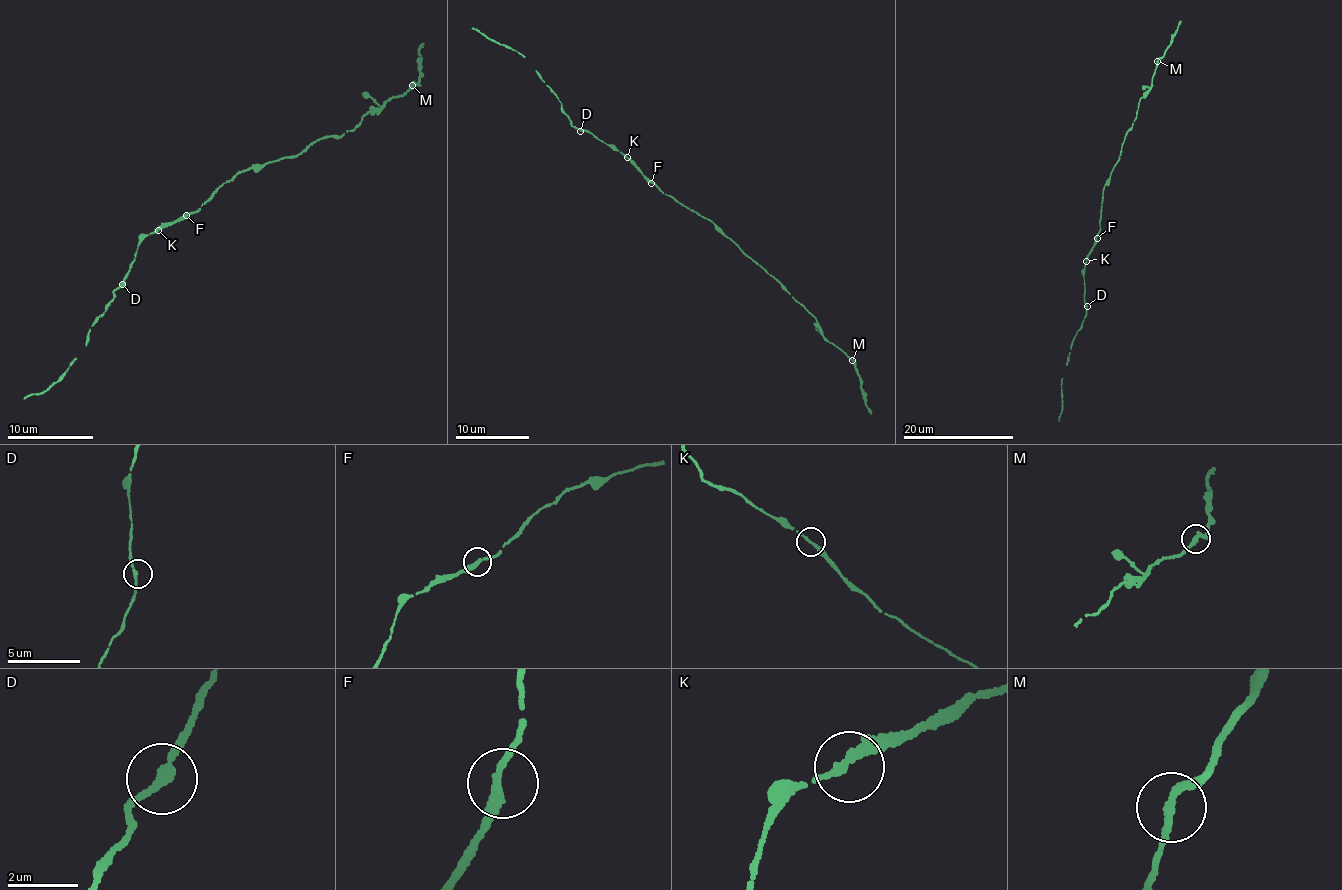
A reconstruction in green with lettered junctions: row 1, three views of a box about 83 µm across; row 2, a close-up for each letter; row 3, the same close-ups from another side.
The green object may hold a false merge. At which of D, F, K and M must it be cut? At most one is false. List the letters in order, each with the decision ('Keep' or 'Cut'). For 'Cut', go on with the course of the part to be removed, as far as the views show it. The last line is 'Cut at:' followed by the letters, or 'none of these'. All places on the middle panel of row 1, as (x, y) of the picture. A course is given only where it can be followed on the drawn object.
D: Keep
F: Keep
K: Keep
M: Cut. Course of the part to remove: (852, 361), (871, 413)
Cut at: M

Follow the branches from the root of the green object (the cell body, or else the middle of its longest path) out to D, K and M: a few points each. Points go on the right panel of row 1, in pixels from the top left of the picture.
D: (1101, 211), (1099, 229), (1084, 270), (1084, 298), (1087, 306)
K: (1101, 211), (1099, 229), (1086, 261)
M: (1101, 211), (1106, 184), (1130, 130), (1140, 98), (1150, 88), (1158, 61)

